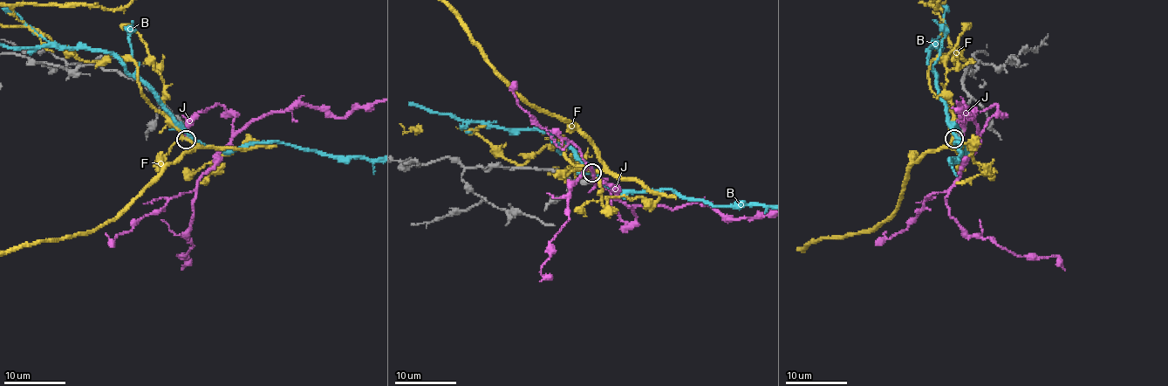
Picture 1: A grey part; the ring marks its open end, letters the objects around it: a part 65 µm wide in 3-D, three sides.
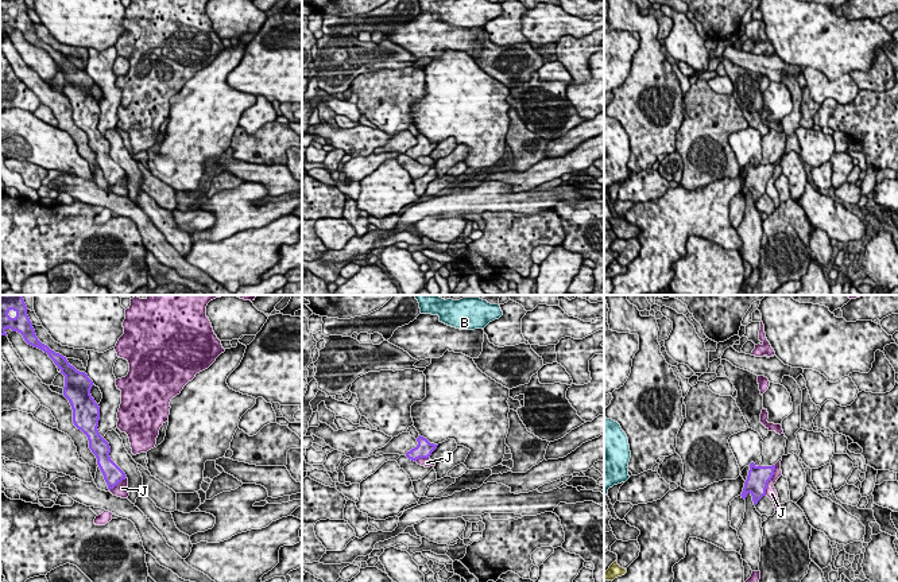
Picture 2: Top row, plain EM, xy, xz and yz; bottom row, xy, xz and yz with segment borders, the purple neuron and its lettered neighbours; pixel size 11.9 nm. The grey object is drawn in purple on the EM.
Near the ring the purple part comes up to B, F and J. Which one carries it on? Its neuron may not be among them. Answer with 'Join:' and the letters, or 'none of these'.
Join: none of these

